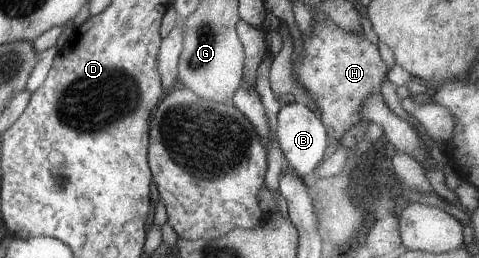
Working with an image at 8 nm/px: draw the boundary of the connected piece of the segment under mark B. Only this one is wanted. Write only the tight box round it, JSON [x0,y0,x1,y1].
[277,103,329,177]

